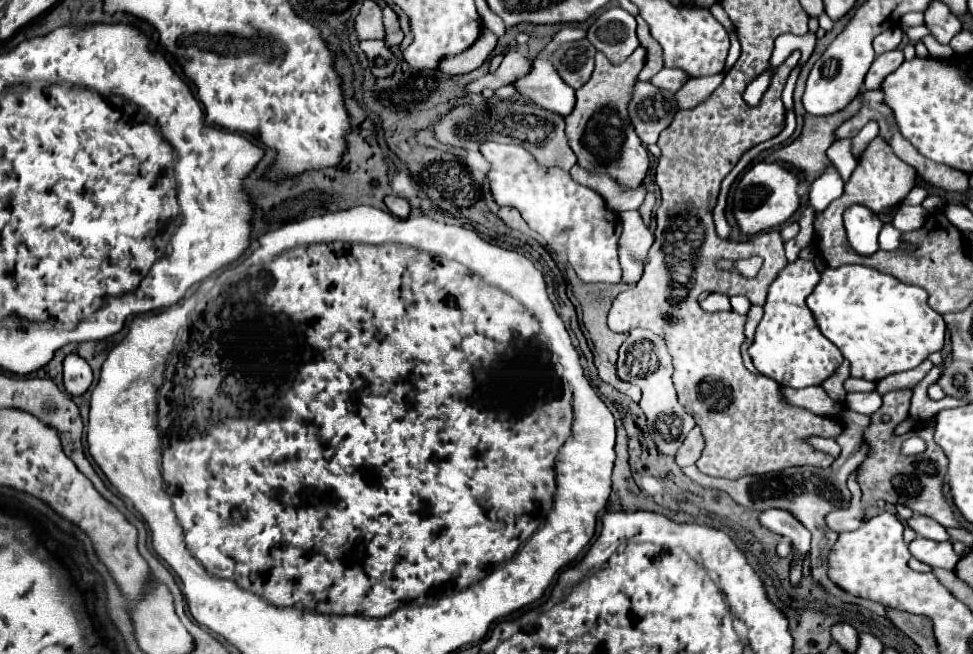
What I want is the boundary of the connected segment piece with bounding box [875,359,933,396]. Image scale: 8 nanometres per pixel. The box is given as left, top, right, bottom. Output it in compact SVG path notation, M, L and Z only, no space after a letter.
M926 359L914 369L890 375L880 381L877 381L875 391L883 396L893 390L912 390L928 374L932 367L933 363L929 359Z

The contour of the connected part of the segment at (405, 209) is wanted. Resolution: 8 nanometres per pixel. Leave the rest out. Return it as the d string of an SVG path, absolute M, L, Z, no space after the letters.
M388 195L384 199L384 205L388 207L390 213L394 213L396 217L406 217L410 213L410 205L402 199L402 197L396 197L396 195Z

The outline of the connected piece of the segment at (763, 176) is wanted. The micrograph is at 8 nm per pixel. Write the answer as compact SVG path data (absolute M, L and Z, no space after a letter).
M758 163L750 171L746 171L744 177L734 187L730 199L730 211L740 229L740 235L756 235L774 229L782 225L790 215L794 215L796 209L800 207L800 195L796 191L798 185L800 177L780 165Z

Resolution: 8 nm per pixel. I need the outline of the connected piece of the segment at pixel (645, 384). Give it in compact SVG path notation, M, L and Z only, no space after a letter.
M634 329L628 339L620 347L620 357L618 357L618 377L622 381L630 381L632 385L642 389L642 399L638 401L640 409L646 415L648 431L658 447L660 453L664 455L676 455L684 437L688 431L694 427L694 419L686 415L676 399L676 391L672 385L672 359L666 351L666 345L662 339L646 329Z

